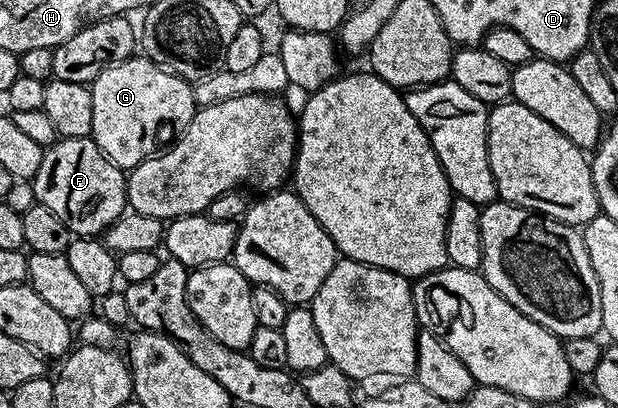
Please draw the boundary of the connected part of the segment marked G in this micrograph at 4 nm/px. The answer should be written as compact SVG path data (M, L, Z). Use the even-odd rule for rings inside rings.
M141 54L103 70L103 74L93 79L91 87L91 138L101 147L105 157L122 170L136 168L158 151L157 135L164 124L174 124L177 130L183 130L193 121L193 114L199 107L194 100L194 85L190 81L167 71L166 68L160 68L155 61Z

